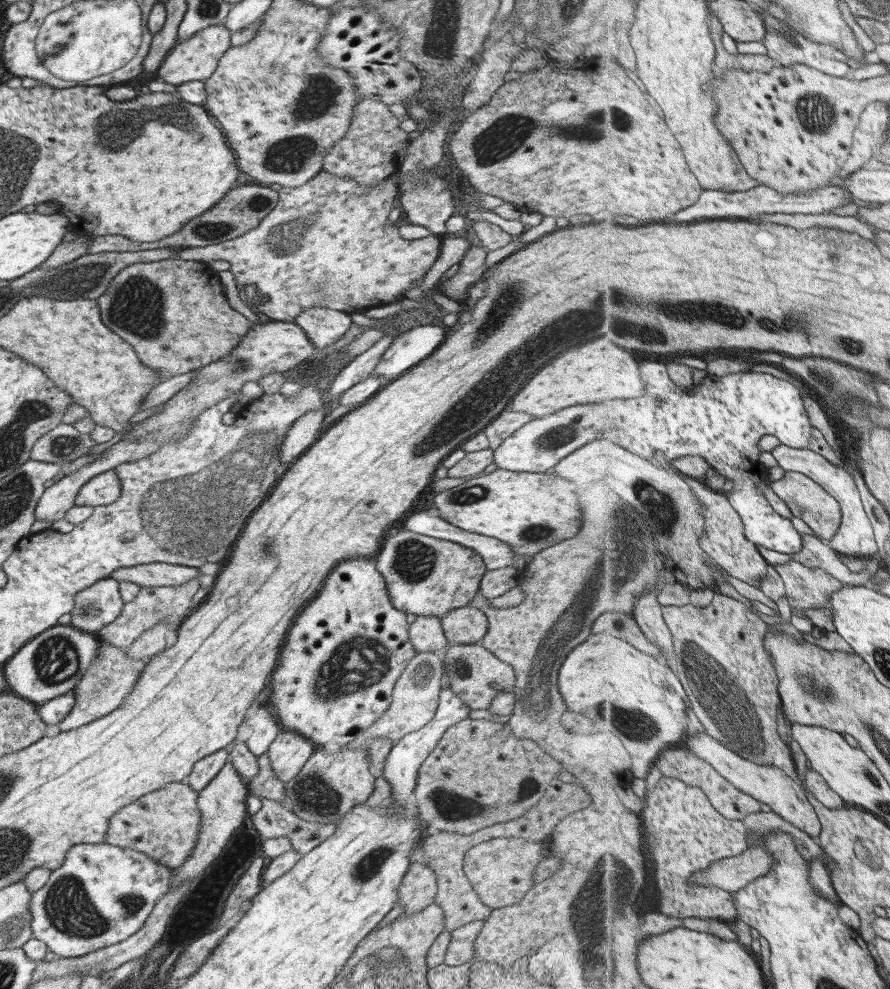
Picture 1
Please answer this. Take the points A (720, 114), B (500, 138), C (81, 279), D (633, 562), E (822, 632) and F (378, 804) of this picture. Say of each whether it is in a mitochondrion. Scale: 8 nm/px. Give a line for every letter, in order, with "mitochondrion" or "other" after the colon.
A: other
B: mitochondrion
C: mitochondrion
D: mitochondrion
E: other
F: other

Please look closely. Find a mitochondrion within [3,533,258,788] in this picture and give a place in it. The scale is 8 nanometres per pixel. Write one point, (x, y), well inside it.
(57, 658)

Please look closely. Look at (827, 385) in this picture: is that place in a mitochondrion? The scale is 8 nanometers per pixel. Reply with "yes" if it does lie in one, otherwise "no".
yes

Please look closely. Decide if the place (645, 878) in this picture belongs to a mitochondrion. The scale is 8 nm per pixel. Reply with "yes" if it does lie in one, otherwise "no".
yes

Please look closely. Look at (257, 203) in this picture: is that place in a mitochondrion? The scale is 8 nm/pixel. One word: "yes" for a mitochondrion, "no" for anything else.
yes

